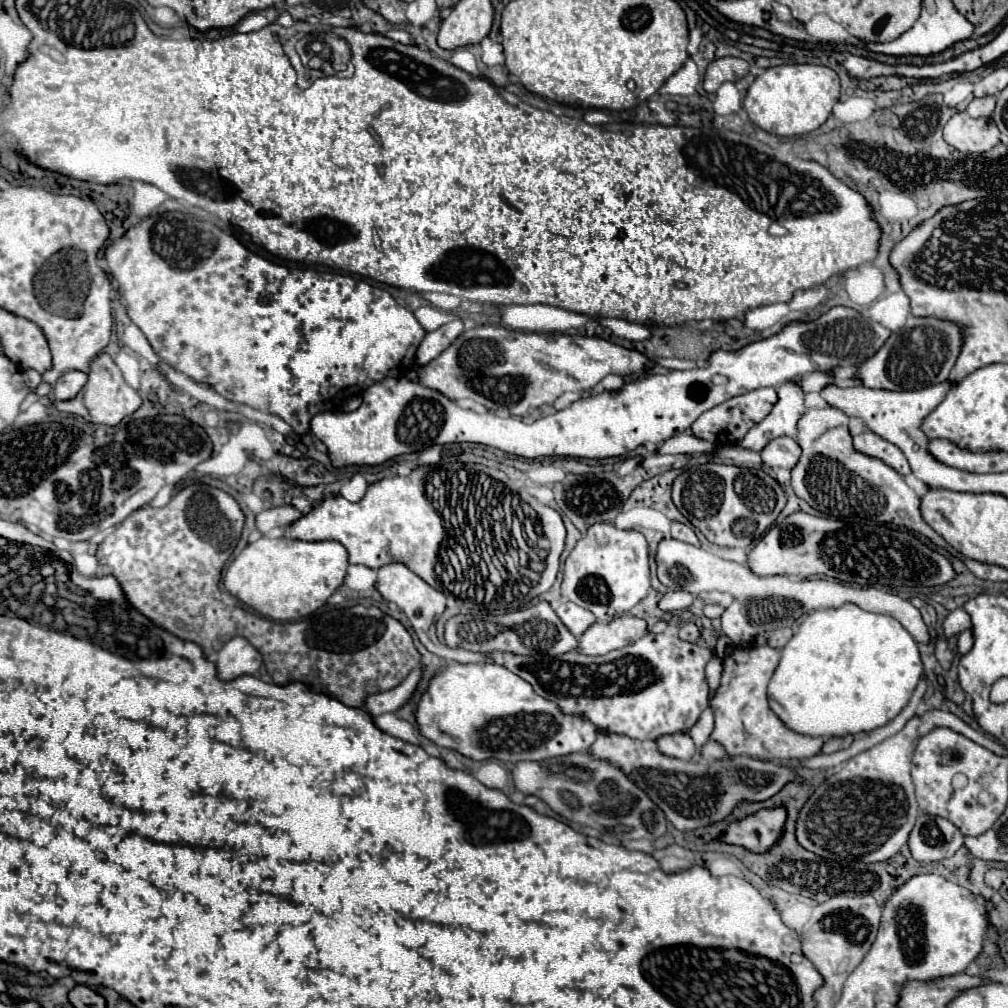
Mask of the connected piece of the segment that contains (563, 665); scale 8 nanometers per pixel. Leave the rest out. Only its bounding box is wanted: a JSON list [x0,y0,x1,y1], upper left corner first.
[505,632,713,740]

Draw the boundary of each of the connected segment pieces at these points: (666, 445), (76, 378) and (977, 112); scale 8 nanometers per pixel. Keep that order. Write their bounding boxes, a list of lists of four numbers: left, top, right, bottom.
[[659,432,715,456],[53,370,87,400],[967,96,995,118]]

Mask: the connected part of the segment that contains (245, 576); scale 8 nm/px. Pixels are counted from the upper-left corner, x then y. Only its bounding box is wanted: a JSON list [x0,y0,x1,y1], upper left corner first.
[223,538,347,620]

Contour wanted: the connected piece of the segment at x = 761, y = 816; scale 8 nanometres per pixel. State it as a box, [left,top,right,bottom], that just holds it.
[721,810,785,852]

